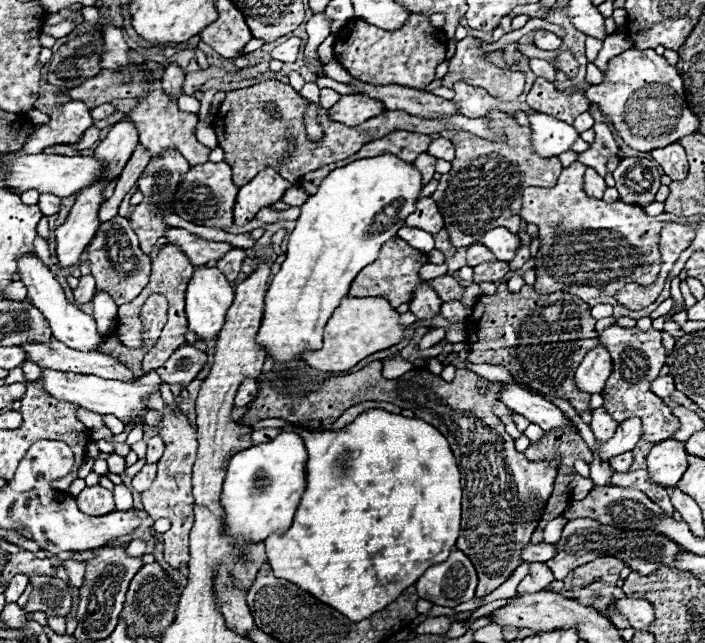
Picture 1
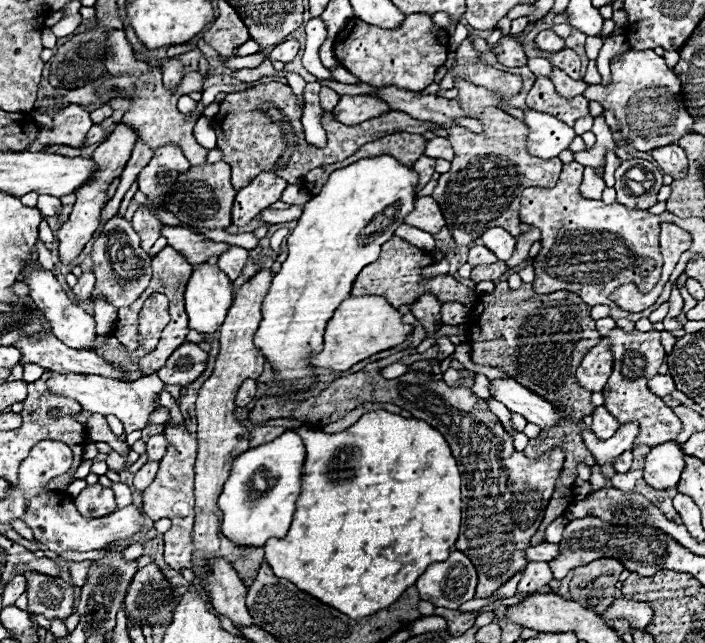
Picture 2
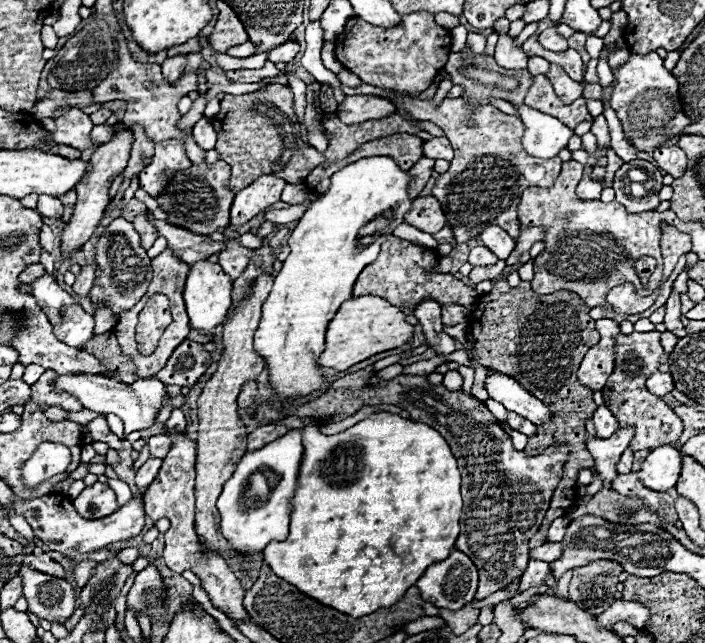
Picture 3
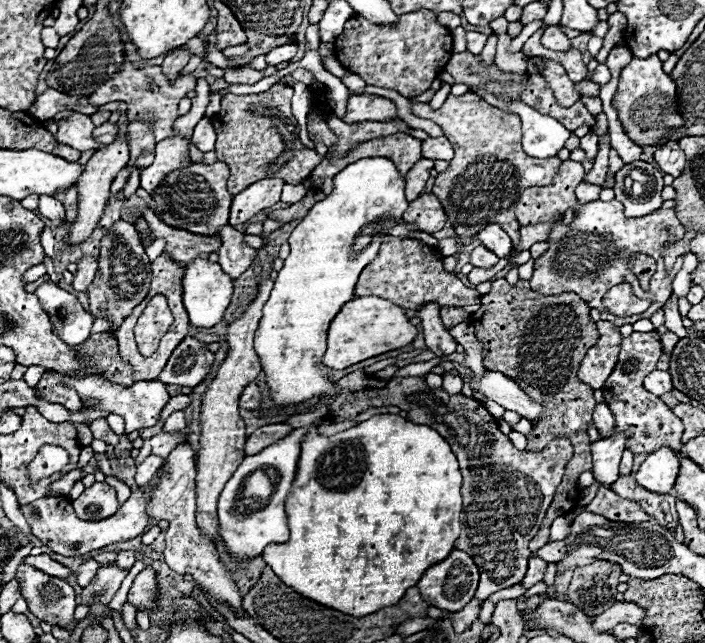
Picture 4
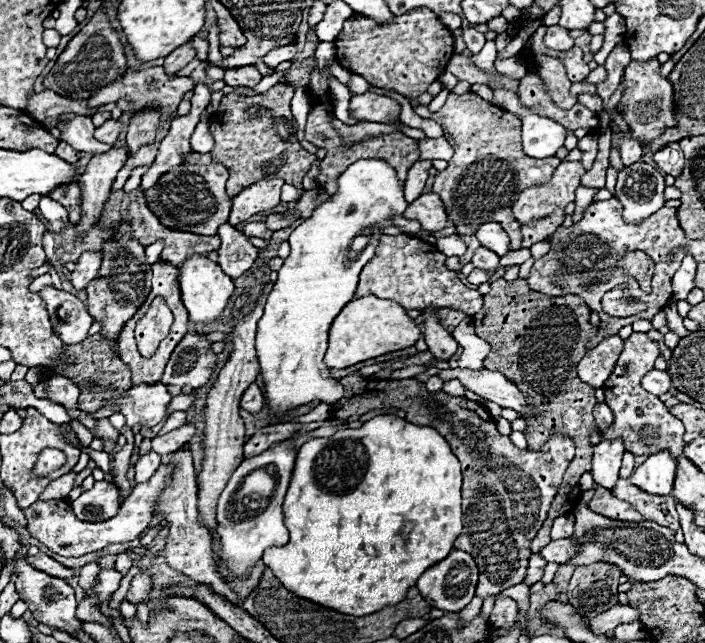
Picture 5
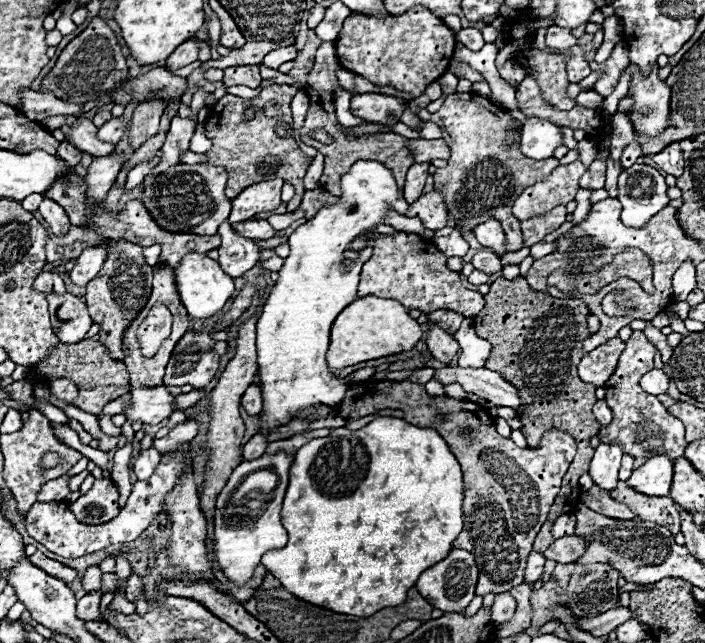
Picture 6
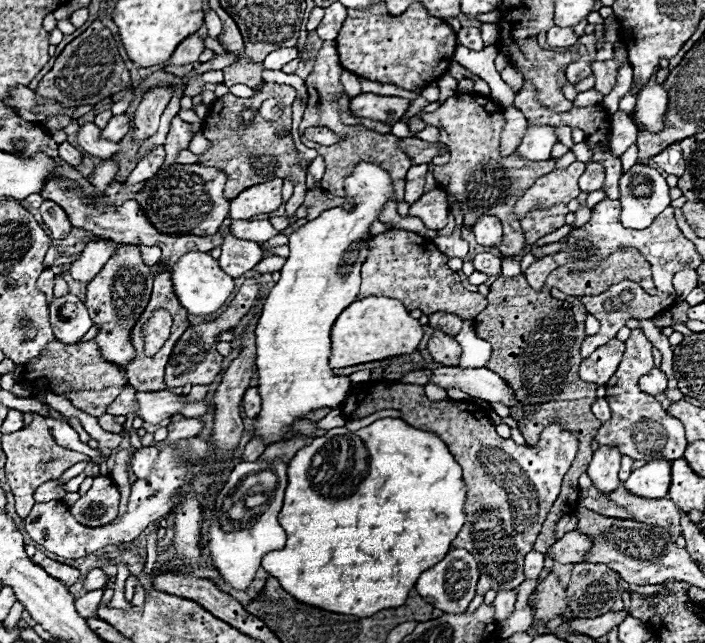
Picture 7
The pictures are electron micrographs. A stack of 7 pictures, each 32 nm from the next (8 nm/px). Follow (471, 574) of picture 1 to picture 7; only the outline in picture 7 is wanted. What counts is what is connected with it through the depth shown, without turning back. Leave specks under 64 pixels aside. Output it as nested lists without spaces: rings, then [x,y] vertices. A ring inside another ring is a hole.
[[[452,548],[444,560],[440,560],[436,566],[428,568],[422,572],[422,576],[416,582],[416,592],[420,596],[424,596],[424,600],[428,600],[428,604],[432,604],[434,608],[448,612],[448,614],[464,614],[470,600],[476,594],[476,584],[478,584],[478,564],[474,560],[474,556],[464,550],[464,548]]]

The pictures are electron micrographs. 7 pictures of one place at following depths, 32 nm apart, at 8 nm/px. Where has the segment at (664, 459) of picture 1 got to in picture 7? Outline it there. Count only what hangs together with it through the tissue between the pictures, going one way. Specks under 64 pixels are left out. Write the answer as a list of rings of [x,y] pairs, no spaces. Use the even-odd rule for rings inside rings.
[[[652,460],[646,466],[634,470],[630,478],[624,482],[624,488],[628,488],[634,496],[644,498],[664,498],[668,494],[670,486],[670,462],[666,460]]]

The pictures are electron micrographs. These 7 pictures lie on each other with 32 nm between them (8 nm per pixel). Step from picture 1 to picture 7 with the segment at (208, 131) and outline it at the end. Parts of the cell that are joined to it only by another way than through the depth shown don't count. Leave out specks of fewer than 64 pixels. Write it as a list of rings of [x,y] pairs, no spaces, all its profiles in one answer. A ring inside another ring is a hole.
[[[202,129],[193,137],[193,139],[190,142],[189,150],[196,154],[202,154],[202,152],[205,152],[207,148],[210,146],[210,142],[204,138],[204,135],[202,134]]]

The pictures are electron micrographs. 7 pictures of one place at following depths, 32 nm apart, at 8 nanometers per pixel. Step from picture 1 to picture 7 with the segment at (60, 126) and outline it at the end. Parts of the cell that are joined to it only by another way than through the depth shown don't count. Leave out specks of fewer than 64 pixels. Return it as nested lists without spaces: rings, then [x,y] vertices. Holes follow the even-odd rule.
[[[92,122],[84,124],[76,134],[78,134],[78,144],[80,144],[80,148],[82,148],[86,154],[94,156],[94,158],[110,160],[112,156],[116,156],[116,154],[122,150],[120,144],[112,144],[110,140],[104,140],[104,138],[100,136],[100,128],[94,126]]]

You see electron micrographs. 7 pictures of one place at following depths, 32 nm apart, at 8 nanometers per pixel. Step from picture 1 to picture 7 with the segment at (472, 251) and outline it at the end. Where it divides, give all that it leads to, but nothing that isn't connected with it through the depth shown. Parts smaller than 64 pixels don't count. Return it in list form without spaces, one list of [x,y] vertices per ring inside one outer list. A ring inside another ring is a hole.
[[[480,252],[474,256],[474,266],[476,270],[488,274],[488,276],[494,276],[494,274],[502,274],[502,266],[500,266],[500,256],[496,254],[490,254],[490,252]]]

